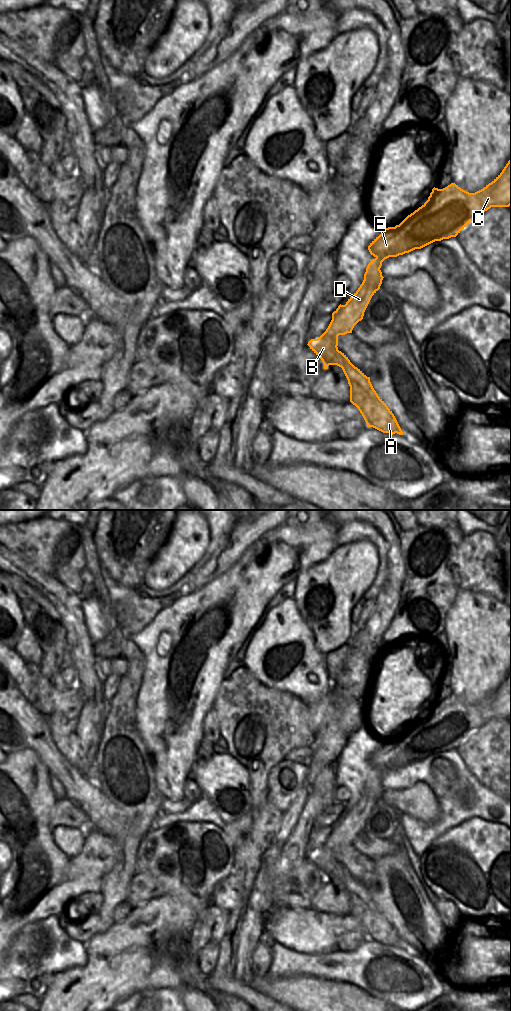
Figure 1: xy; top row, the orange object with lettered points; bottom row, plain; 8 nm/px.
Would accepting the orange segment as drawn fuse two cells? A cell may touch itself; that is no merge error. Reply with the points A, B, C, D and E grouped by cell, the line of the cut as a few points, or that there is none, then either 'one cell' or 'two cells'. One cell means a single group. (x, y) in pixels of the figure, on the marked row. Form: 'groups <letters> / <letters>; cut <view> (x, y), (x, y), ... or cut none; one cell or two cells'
groups A B / C D E; cut xy (322, 334), (326, 335), (336, 346); two cells

